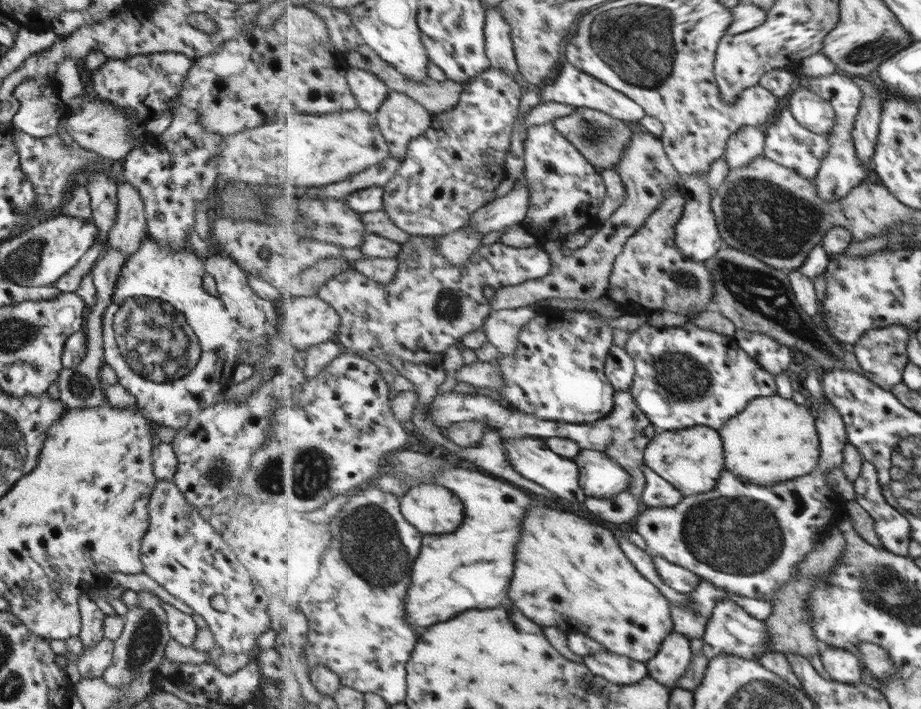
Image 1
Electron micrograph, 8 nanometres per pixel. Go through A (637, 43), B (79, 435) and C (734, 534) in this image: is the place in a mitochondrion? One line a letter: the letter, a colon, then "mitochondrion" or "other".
A: mitochondrion
B: other
C: mitochondrion

